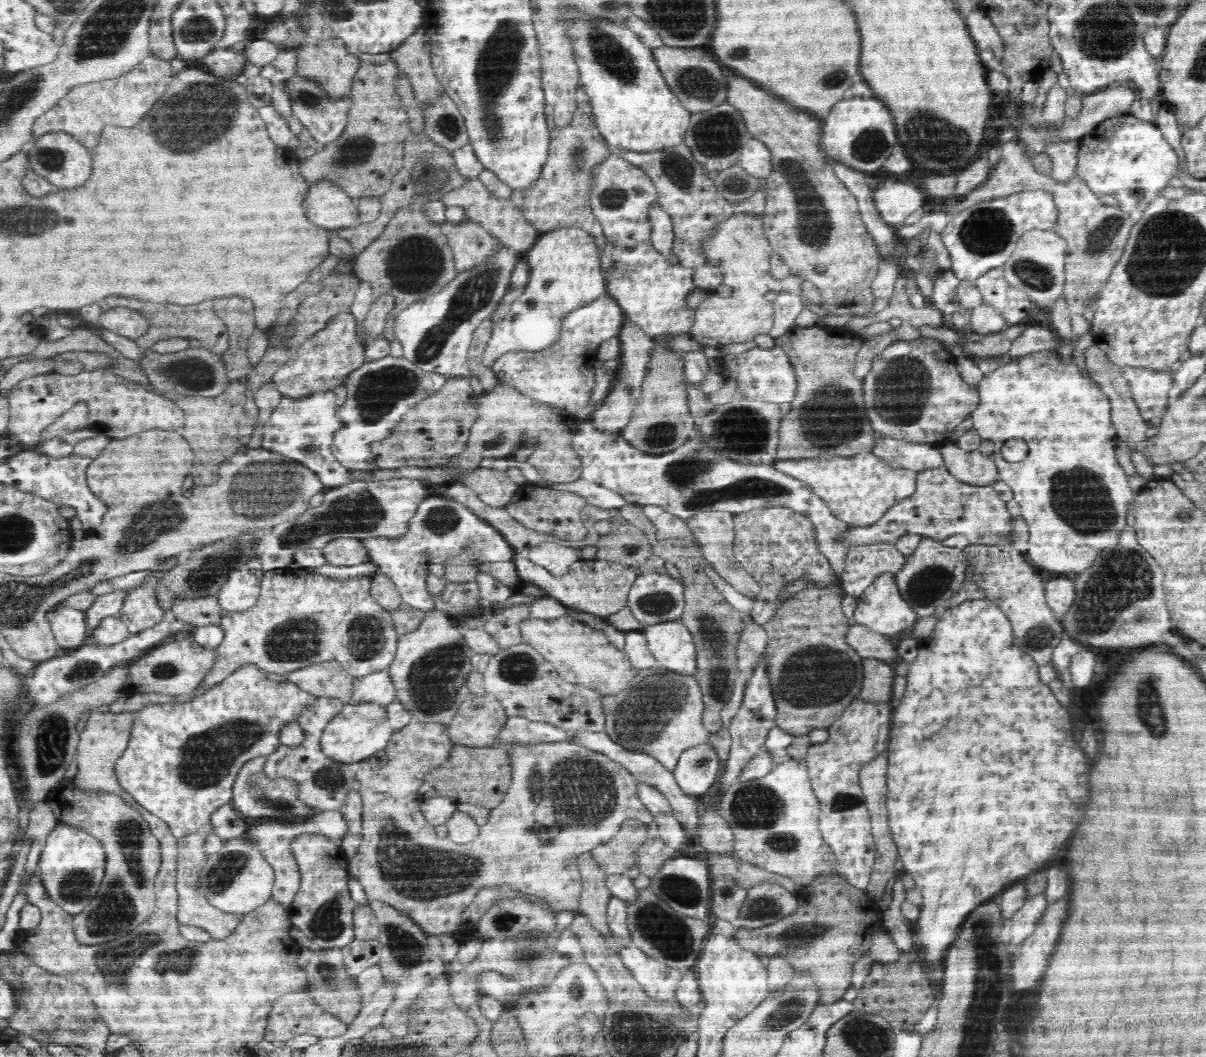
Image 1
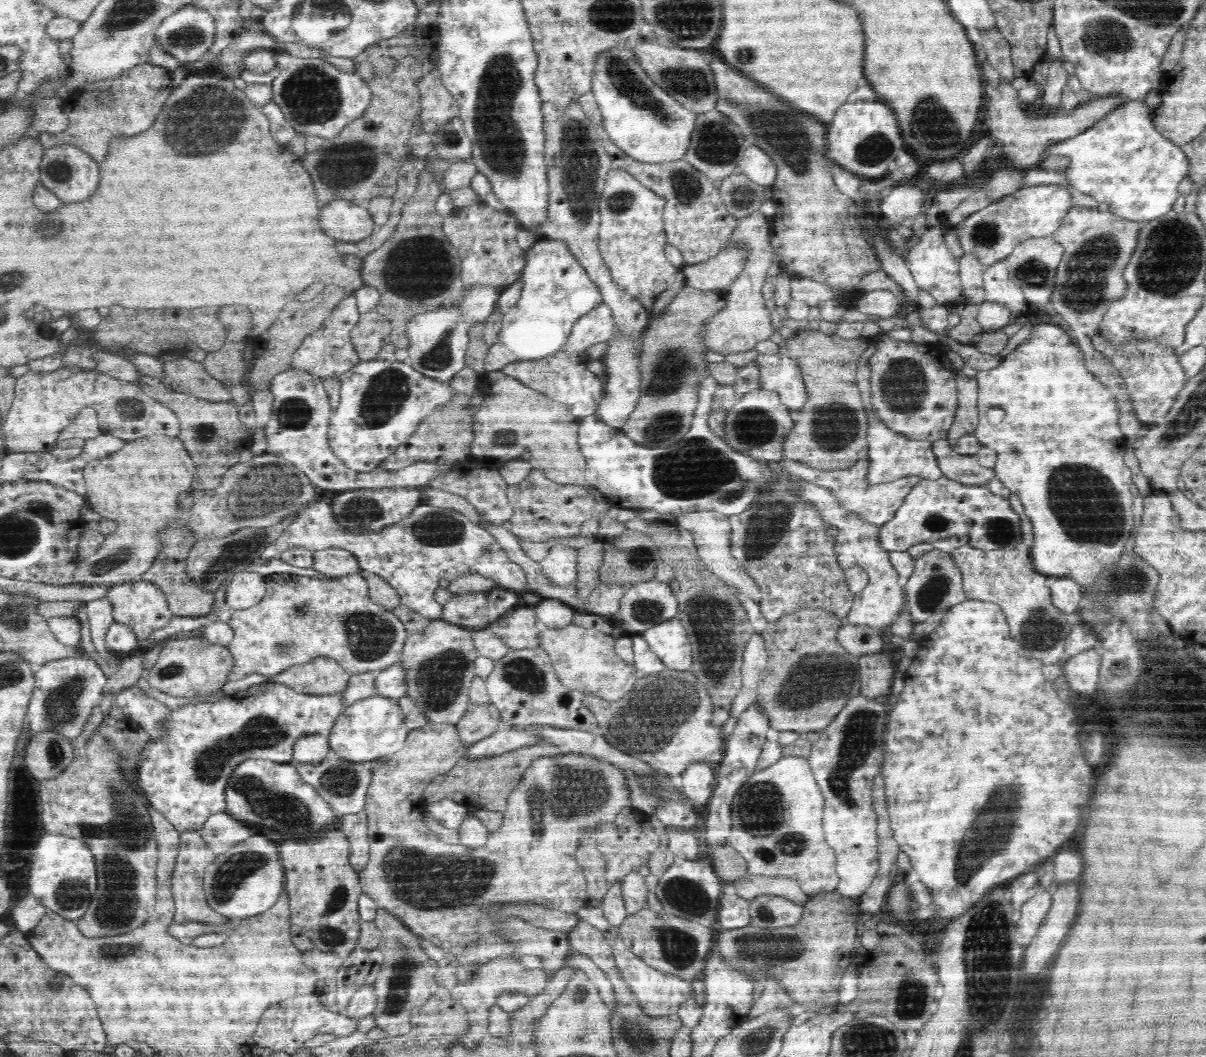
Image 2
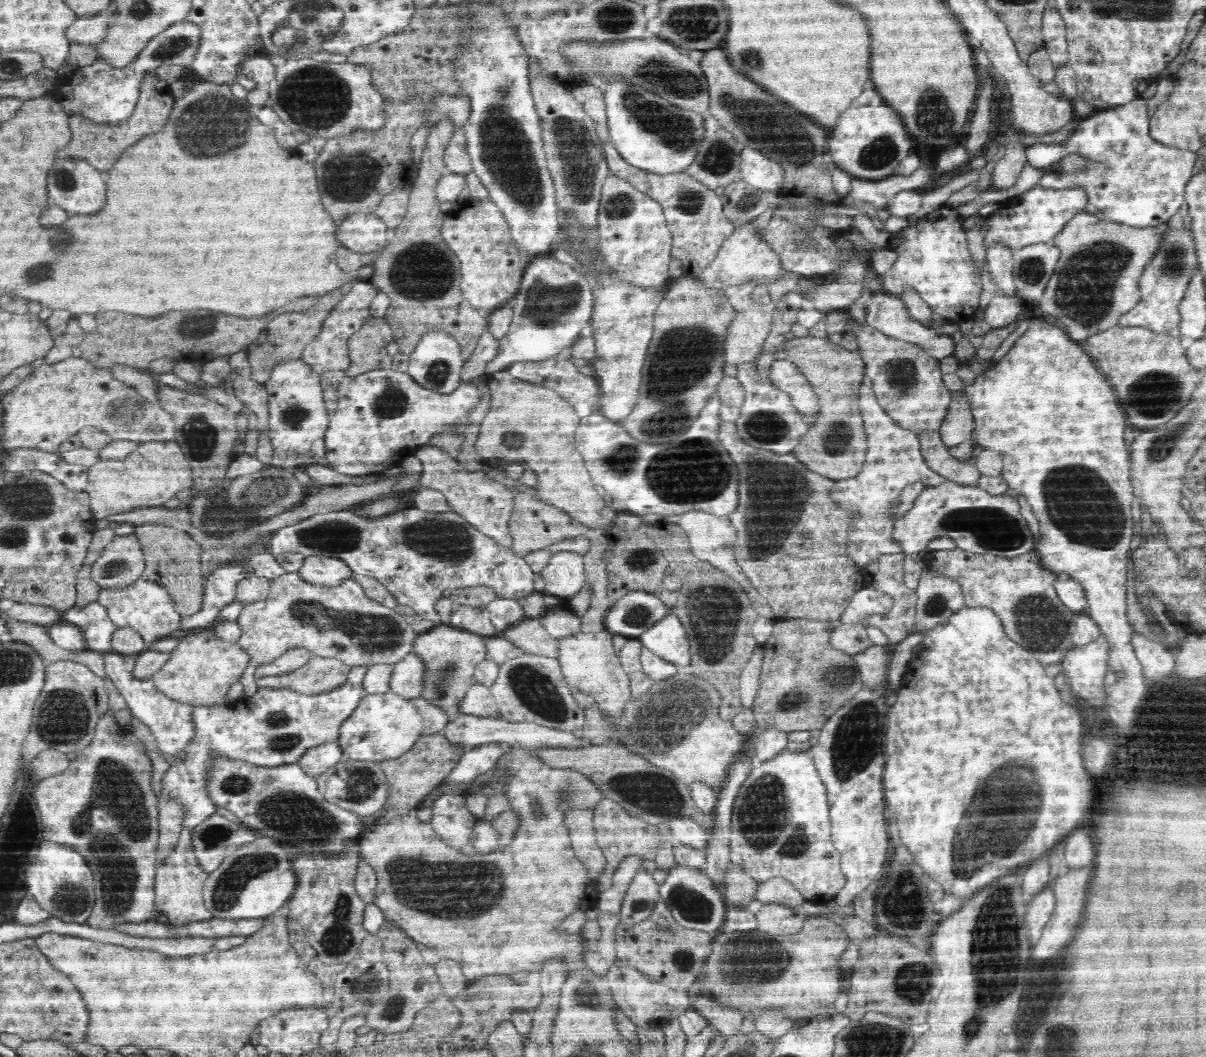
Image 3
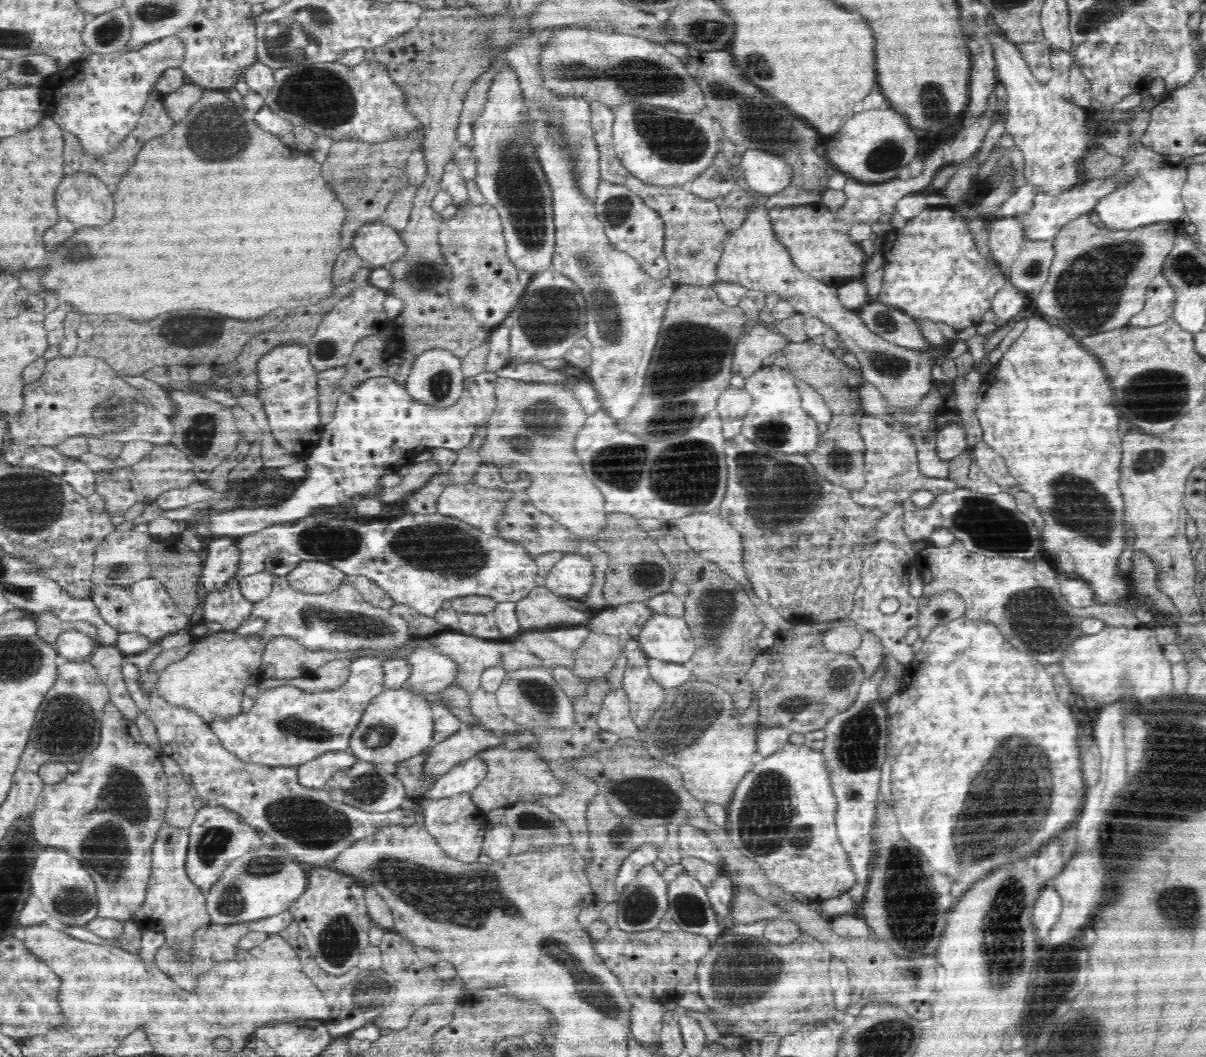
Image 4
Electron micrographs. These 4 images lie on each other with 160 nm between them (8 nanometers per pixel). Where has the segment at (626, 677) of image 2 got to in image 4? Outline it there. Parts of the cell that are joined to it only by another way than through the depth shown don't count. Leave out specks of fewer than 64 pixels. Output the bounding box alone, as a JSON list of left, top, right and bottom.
[573,631,640,738]

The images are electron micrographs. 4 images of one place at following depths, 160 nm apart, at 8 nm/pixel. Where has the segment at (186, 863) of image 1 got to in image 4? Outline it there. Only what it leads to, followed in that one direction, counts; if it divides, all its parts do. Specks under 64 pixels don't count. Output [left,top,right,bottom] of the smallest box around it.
[131,824,211,962]

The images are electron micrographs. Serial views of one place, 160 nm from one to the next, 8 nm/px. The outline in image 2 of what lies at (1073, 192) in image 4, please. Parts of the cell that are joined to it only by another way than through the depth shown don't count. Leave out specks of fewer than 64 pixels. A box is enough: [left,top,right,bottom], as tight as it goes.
[960,184,1074,267]

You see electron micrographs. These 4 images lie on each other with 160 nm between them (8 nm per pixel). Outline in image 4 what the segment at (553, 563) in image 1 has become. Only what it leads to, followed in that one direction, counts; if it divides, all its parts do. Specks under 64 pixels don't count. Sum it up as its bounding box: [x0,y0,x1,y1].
[545,553,594,599]

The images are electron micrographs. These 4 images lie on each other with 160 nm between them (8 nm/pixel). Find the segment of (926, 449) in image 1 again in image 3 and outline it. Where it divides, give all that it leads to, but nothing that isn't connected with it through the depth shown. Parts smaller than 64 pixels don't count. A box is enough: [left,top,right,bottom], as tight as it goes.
[832,376,945,624]

